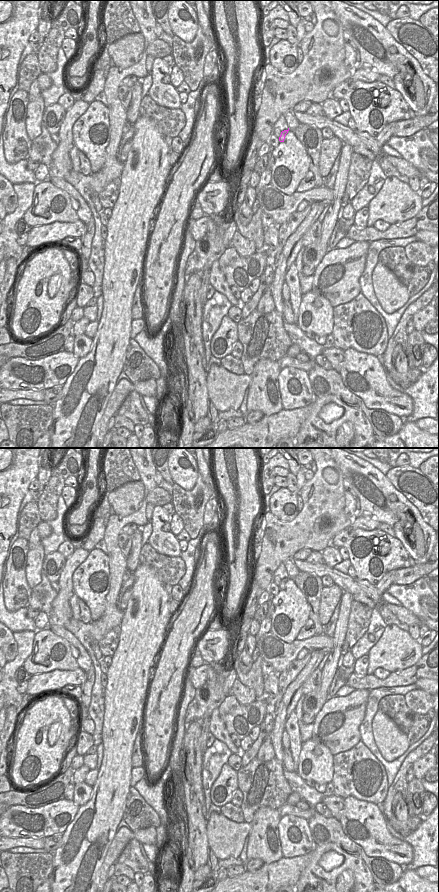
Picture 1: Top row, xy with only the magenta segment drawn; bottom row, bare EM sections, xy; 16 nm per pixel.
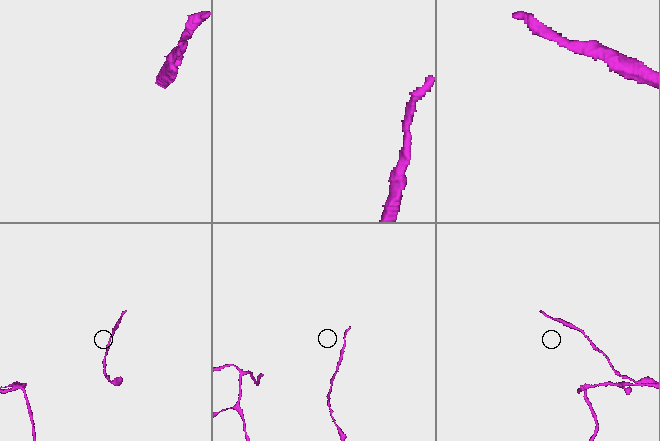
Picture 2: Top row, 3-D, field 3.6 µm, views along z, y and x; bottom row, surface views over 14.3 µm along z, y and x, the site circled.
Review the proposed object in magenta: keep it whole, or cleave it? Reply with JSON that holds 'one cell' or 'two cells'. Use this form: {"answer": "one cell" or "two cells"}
{"answer": "one cell"}

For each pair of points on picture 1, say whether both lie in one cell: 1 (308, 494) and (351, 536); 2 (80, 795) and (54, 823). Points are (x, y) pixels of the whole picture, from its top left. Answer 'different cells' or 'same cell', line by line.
1: different cells
2: different cells

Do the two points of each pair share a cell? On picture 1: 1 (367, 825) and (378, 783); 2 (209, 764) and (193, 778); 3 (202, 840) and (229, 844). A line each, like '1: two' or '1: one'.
1: two
2: two
3: two

